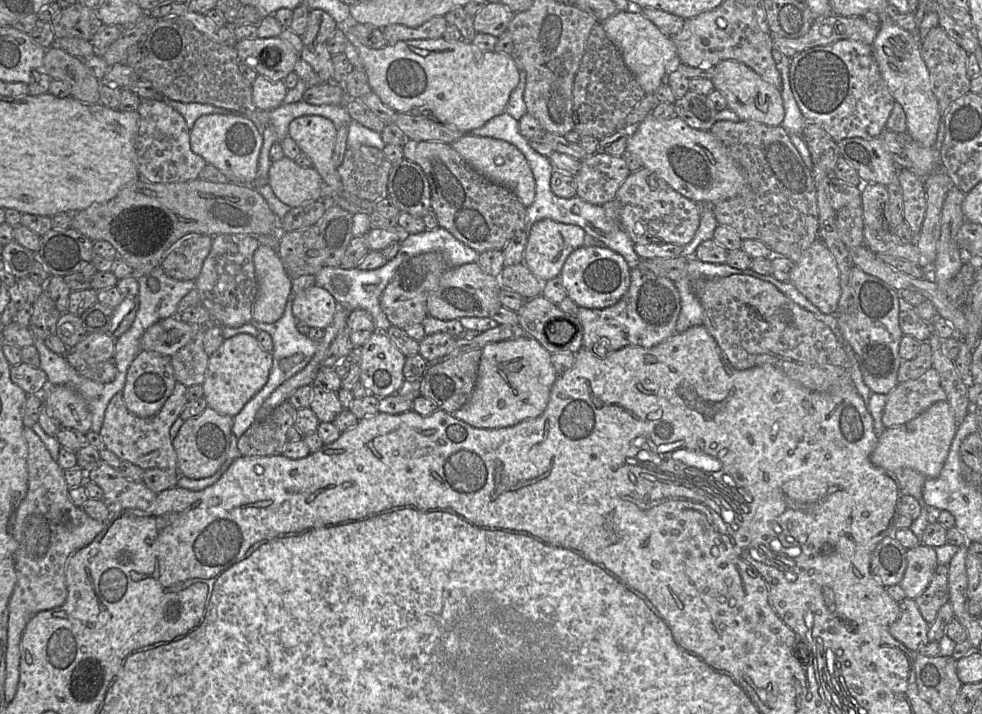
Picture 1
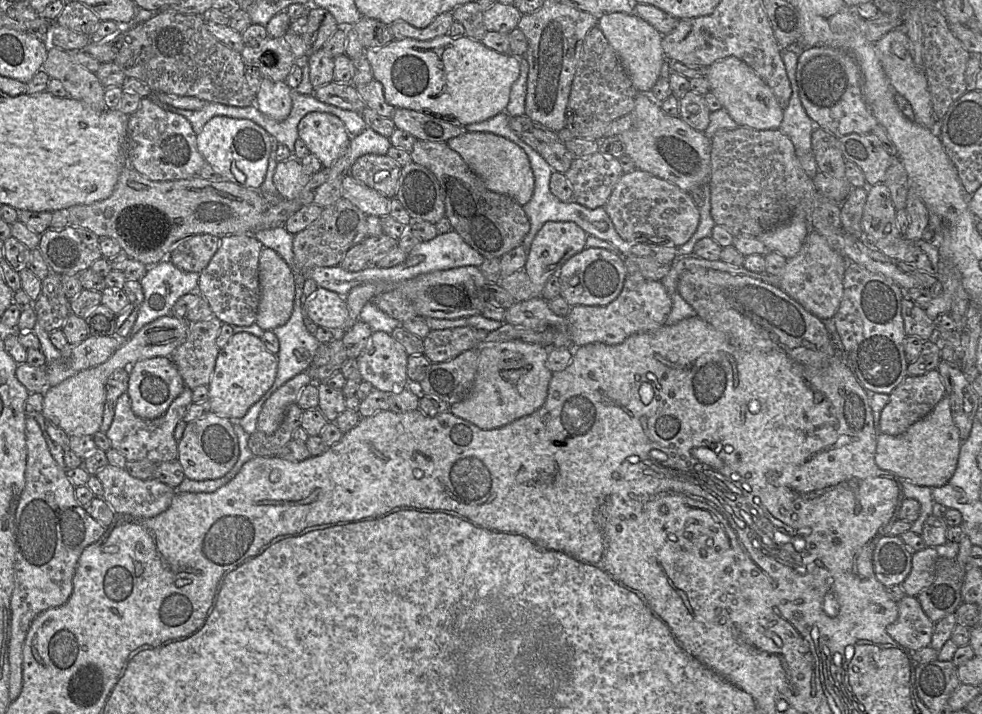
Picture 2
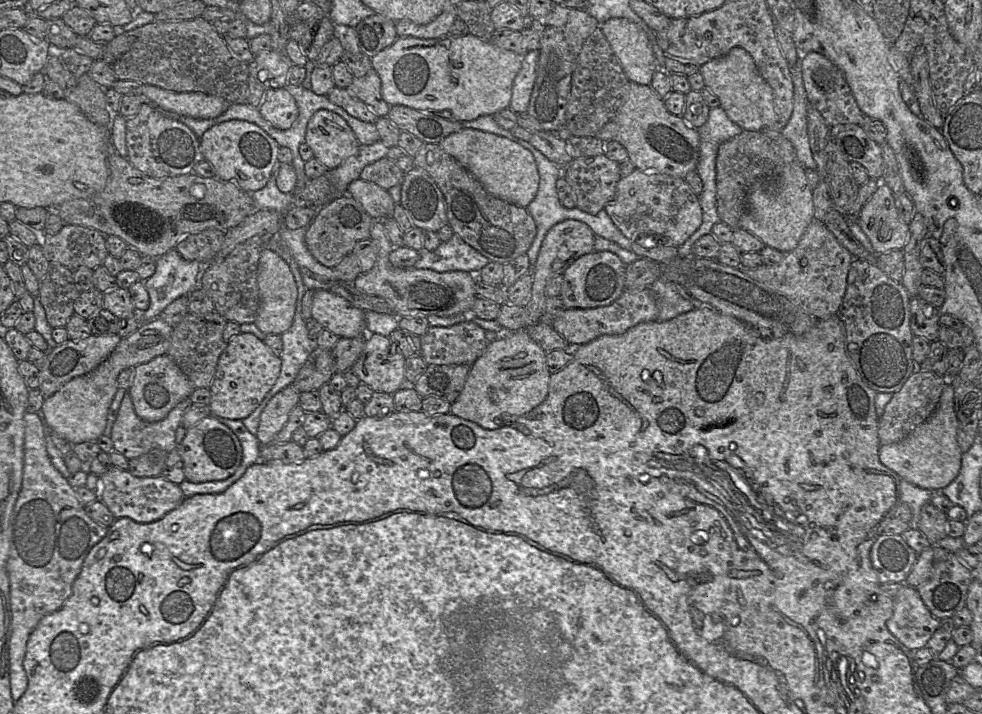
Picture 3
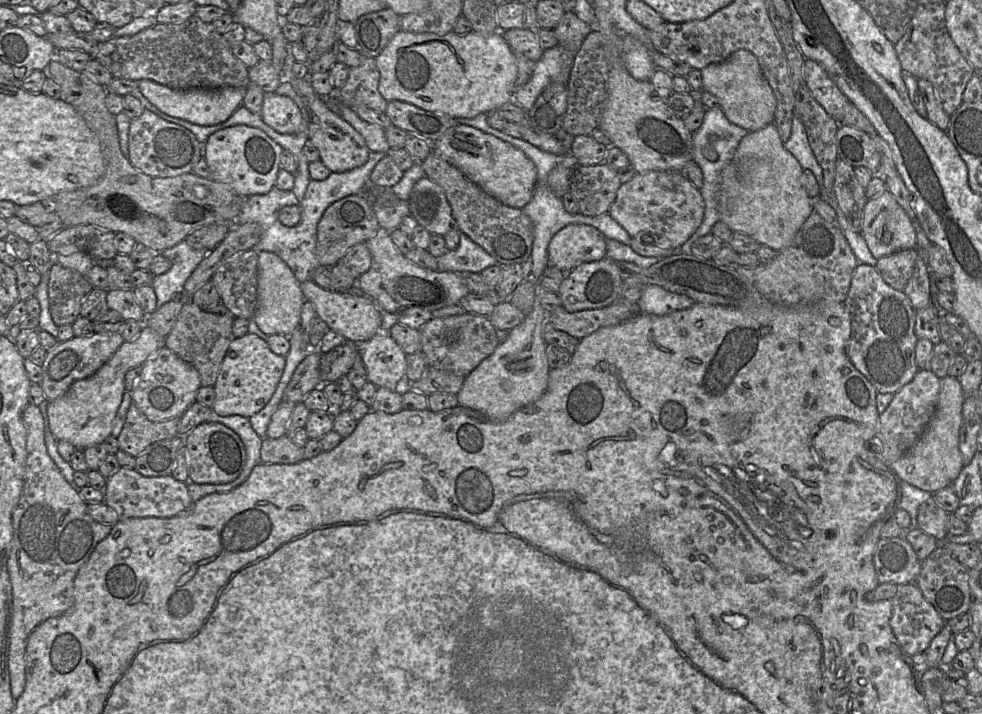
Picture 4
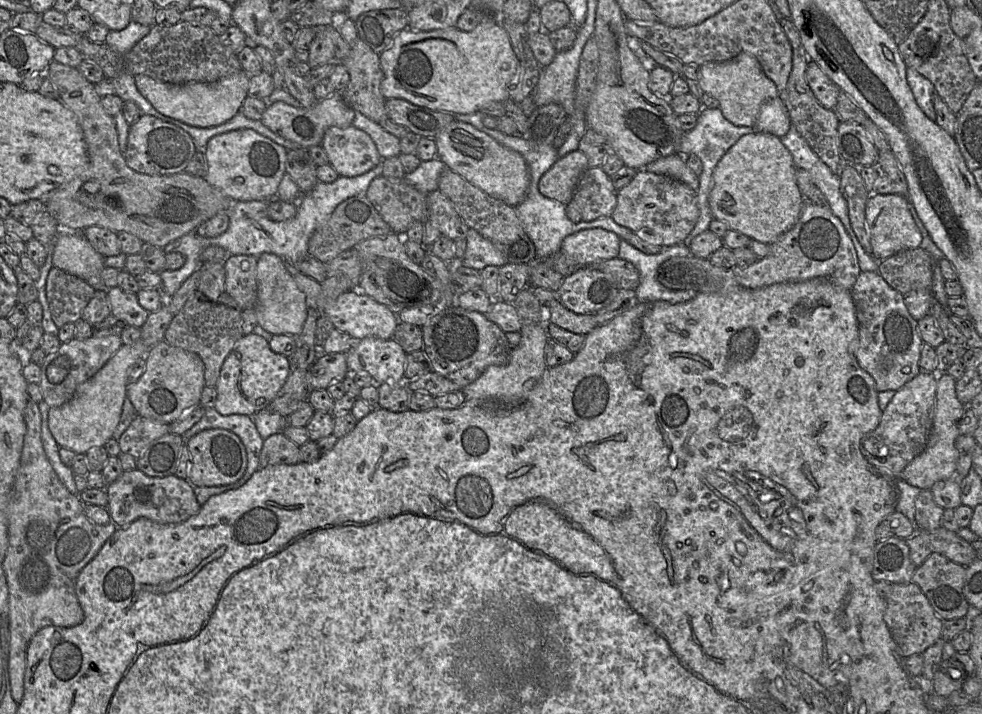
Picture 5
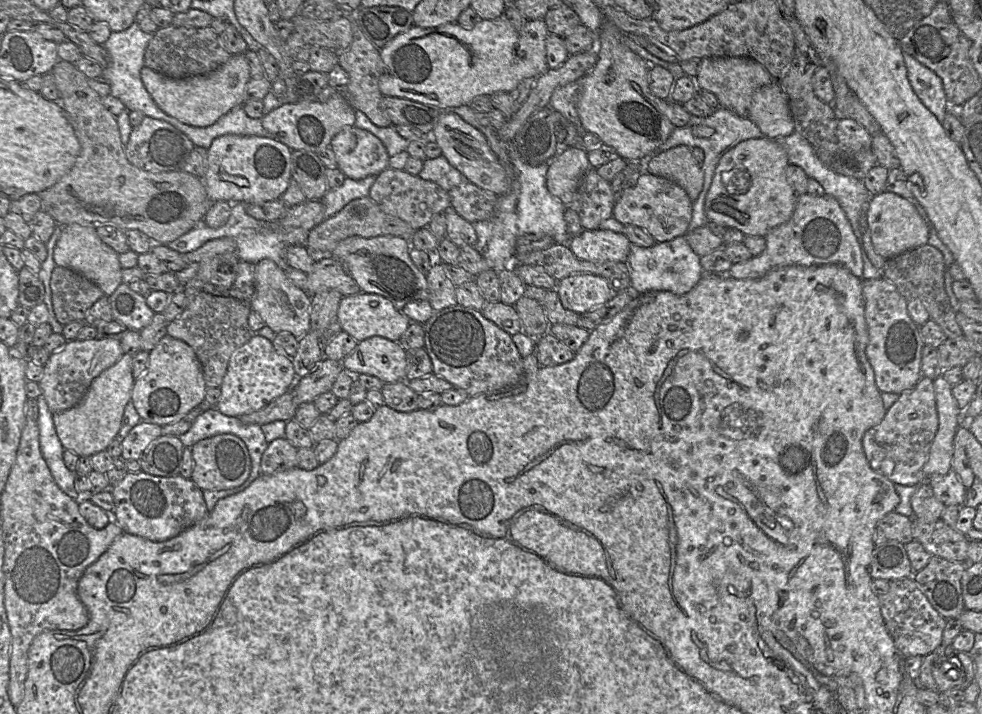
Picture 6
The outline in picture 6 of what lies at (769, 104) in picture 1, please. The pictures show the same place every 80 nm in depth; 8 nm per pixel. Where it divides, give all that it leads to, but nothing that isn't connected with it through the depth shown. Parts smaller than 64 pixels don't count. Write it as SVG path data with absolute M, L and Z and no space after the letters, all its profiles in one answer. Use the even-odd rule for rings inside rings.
M706 57L696 77L698 87L716 95L720 106L740 117L748 117L754 92L776 79L757 61L748 57Z

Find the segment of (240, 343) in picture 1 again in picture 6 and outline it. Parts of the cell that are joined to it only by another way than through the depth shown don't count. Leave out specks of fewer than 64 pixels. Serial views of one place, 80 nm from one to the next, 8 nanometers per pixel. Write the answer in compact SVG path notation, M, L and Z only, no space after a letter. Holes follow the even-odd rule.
M254 334L230 357L221 383L221 395L216 405L222 414L240 417L258 411L289 391L297 380L292 360L282 355L269 339Z

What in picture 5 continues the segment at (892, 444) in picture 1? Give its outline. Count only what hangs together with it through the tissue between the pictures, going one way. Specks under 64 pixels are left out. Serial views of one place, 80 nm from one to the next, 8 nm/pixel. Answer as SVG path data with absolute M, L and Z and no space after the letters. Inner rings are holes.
M946 373L937 374L936 404L931 432L925 449L914 458L903 470L901 479L921 490L931 489L938 481L946 480L956 475L958 451L955 440L958 435L959 422L966 406L957 399L953 377Z

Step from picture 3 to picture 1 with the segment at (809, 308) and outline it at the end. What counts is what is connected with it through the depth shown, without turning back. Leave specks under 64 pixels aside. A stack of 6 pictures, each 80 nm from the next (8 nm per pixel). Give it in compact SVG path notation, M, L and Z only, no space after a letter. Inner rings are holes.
M821 239L803 252L791 271L789 282L822 313L836 312L841 296L840 274L834 257Z

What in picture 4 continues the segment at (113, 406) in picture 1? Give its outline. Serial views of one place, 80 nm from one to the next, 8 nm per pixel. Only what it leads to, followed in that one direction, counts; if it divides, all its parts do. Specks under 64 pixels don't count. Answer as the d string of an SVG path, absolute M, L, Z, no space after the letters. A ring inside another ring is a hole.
M132 402L117 437L120 450L137 457L151 444L178 435L179 418L152 422Z

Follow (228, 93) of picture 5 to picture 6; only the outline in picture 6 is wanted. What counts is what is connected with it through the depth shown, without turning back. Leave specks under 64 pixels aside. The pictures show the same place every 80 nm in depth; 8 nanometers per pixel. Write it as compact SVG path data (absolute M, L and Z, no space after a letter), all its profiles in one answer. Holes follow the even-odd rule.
M236 54L231 55L218 69L205 75L172 79L143 67L140 77L148 93L164 113L189 126L207 127L233 108L244 104L244 92L251 75L245 55Z

